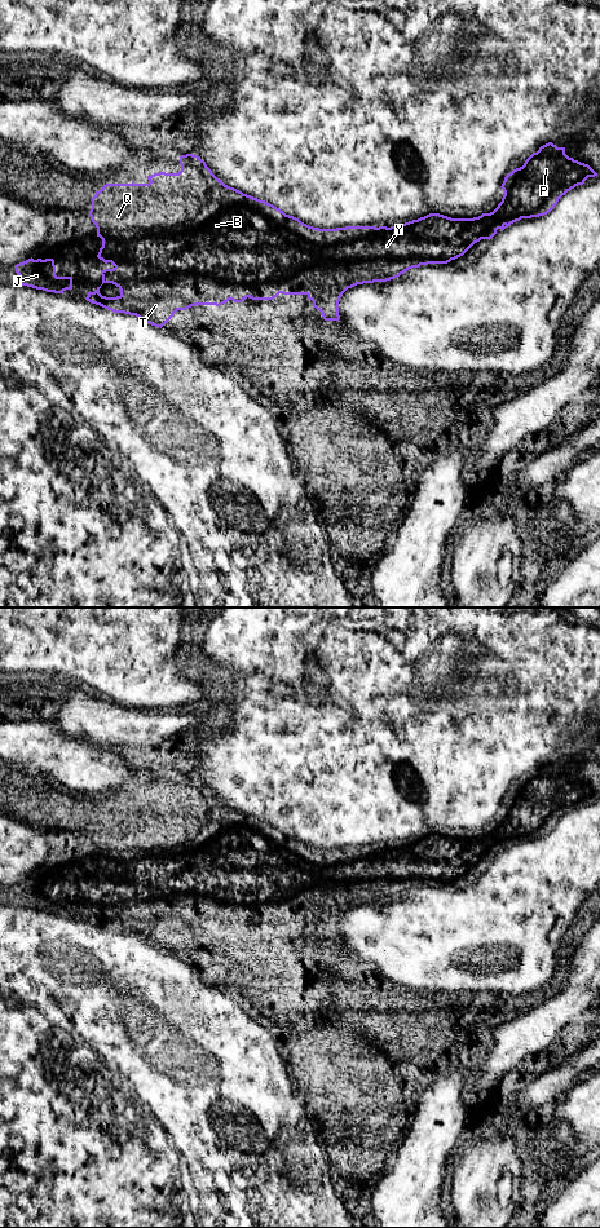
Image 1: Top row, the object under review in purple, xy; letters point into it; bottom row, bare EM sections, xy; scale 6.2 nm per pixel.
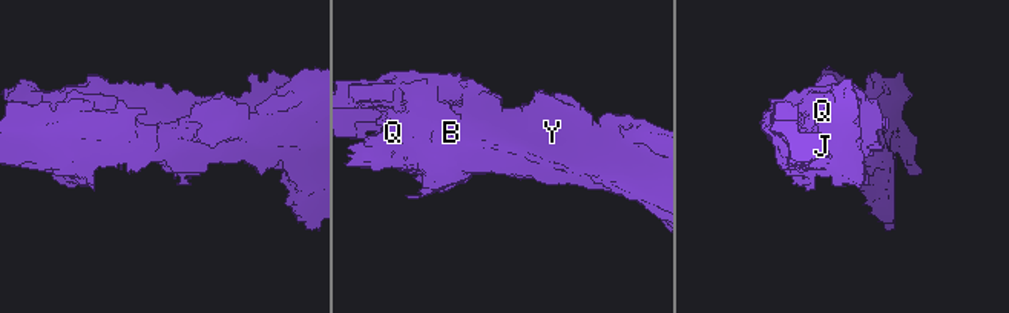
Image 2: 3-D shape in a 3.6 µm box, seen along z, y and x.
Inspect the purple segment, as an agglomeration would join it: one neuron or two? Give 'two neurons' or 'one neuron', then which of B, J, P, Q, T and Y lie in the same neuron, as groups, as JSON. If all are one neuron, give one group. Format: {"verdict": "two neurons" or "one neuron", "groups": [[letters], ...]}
{"verdict": "one neuron", "groups": [["B", "J", "P", "Q", "T", "Y"]]}

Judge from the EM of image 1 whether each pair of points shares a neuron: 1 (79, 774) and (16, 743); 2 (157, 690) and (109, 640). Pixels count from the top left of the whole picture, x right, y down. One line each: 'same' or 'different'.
1: same
2: same

